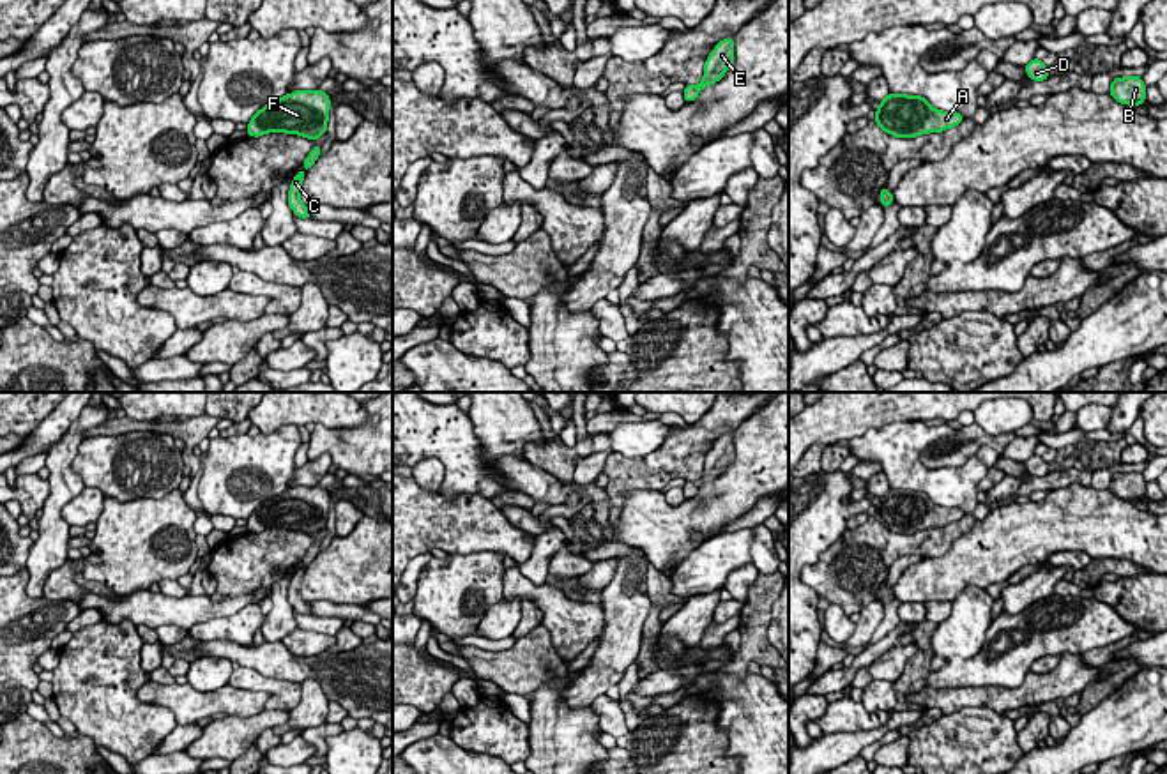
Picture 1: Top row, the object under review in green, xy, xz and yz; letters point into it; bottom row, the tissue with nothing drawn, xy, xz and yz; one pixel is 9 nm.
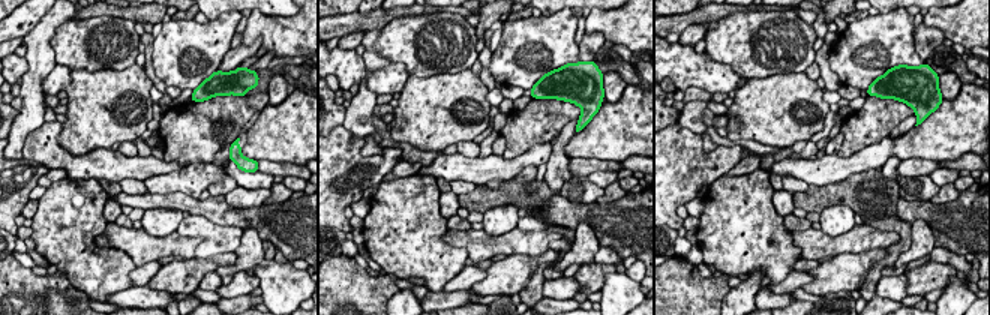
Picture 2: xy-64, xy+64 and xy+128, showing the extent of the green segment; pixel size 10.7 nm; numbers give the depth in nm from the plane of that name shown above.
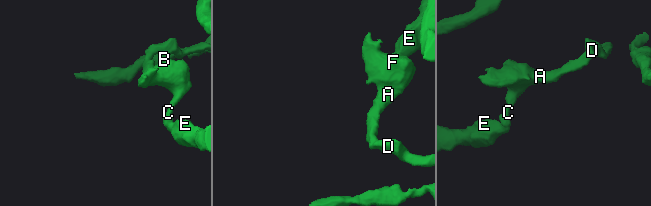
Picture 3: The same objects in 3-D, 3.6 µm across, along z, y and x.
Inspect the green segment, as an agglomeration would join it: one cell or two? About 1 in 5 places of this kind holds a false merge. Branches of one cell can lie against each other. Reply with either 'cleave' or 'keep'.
keep

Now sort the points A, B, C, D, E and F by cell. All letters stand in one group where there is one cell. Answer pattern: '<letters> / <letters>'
A B C D E F

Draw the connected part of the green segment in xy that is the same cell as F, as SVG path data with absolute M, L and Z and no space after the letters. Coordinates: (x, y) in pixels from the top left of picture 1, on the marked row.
M295 90L262 110L248 122L246 134L260 138L269 133L297 134L318 140L327 133L331 97L322 90Z

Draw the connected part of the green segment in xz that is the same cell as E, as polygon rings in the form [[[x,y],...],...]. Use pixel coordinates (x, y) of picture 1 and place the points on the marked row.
[[[734,37],[721,39],[714,49],[709,53],[704,64],[704,76],[698,85],[686,85],[683,90],[684,101],[691,102],[698,97],[704,87],[714,85],[720,81],[727,69],[734,64]]]

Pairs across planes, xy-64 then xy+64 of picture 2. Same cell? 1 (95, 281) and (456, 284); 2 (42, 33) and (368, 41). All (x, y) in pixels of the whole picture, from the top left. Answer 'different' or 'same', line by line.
1: different
2: same

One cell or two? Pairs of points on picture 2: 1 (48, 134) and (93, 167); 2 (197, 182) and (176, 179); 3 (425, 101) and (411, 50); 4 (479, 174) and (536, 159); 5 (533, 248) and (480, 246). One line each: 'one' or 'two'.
1: one
2: one
3: two
4: one
5: one

